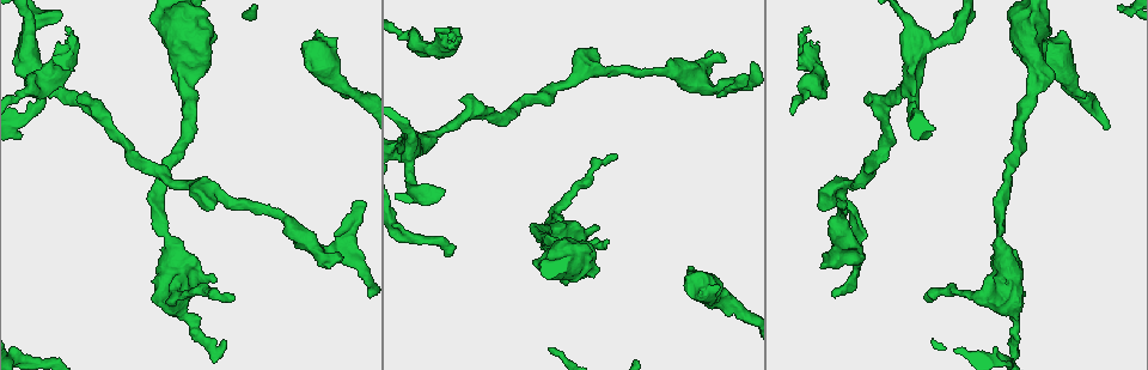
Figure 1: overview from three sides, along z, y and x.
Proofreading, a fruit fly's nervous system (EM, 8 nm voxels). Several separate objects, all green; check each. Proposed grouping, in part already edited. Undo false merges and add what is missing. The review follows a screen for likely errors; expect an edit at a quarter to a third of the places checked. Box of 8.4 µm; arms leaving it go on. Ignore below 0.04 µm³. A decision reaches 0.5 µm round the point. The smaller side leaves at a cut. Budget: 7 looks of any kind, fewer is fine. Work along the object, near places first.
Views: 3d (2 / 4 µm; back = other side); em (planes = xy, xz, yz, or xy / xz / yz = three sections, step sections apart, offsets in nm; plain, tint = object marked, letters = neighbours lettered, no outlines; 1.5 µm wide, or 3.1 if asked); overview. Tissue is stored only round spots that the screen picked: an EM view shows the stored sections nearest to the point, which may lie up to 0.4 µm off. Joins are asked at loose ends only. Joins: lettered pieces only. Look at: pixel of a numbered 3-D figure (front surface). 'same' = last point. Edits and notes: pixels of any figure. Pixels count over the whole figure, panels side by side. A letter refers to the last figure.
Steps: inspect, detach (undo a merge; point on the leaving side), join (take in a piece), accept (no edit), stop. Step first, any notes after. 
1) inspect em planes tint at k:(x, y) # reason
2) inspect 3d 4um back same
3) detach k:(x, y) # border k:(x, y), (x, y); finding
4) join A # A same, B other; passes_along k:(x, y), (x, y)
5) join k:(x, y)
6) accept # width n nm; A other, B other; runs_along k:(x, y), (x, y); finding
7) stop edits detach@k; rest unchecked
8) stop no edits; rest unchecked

inspect em yz step 8 tint at 1:(66, 30) # an open end

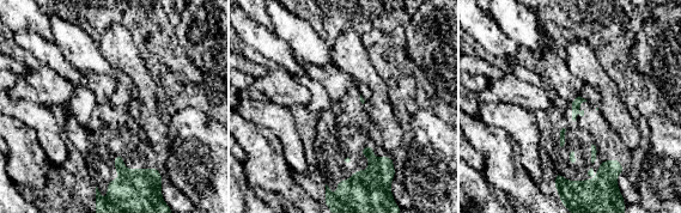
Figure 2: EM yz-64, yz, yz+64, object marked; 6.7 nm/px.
inspect em planes letters same # another direction

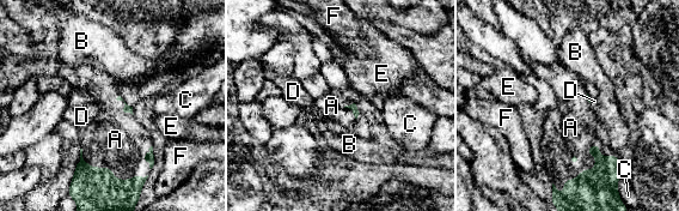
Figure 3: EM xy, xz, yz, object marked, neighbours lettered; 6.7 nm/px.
join A # A same, B other, C other, D other, E other, F other; it goes on there

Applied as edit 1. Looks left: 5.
inspect overview # redraw

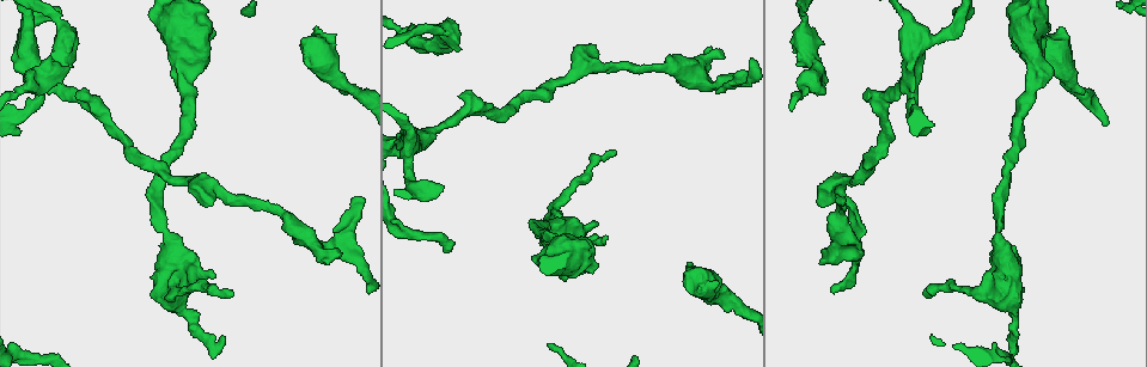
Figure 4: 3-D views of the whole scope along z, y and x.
inspect 3d 4um at 4:(924, 295) # tapers out

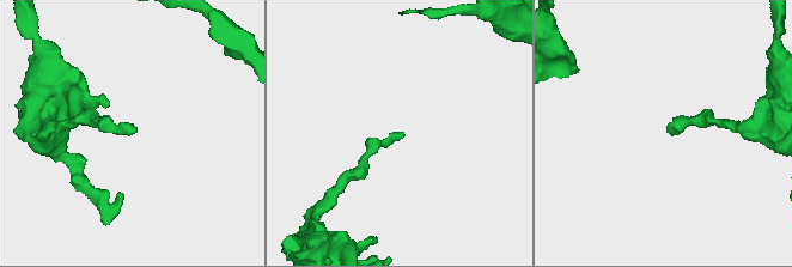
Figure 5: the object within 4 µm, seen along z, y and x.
inspect em xy step 4 letters at 5:(403, 136) # need the tissue

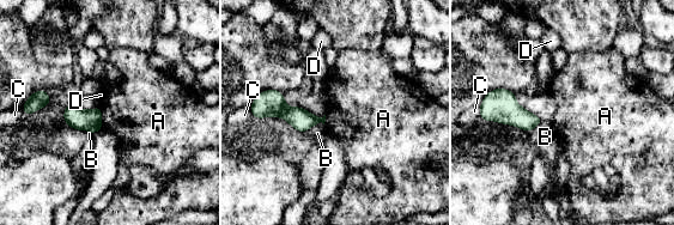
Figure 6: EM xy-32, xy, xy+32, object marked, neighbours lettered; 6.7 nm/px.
inspect em planes letters same # cut it another way

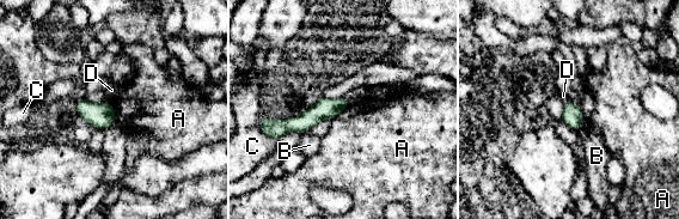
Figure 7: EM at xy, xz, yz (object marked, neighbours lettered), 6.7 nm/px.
accept # A other, B other, C other, D other; runs_along 7:(343, 104), (303, 123), (273, 122); none of them fits

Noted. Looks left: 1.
stop edits join@3; rest unchecked

